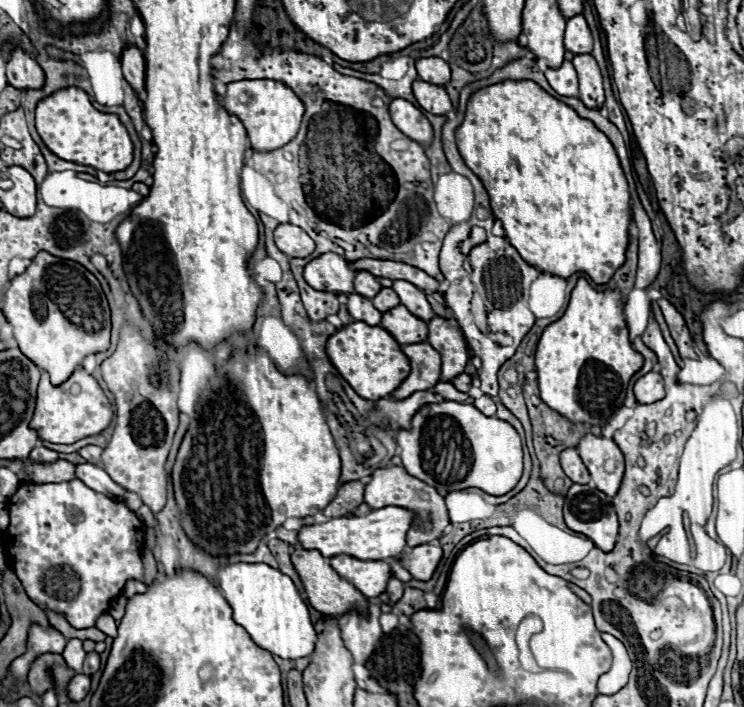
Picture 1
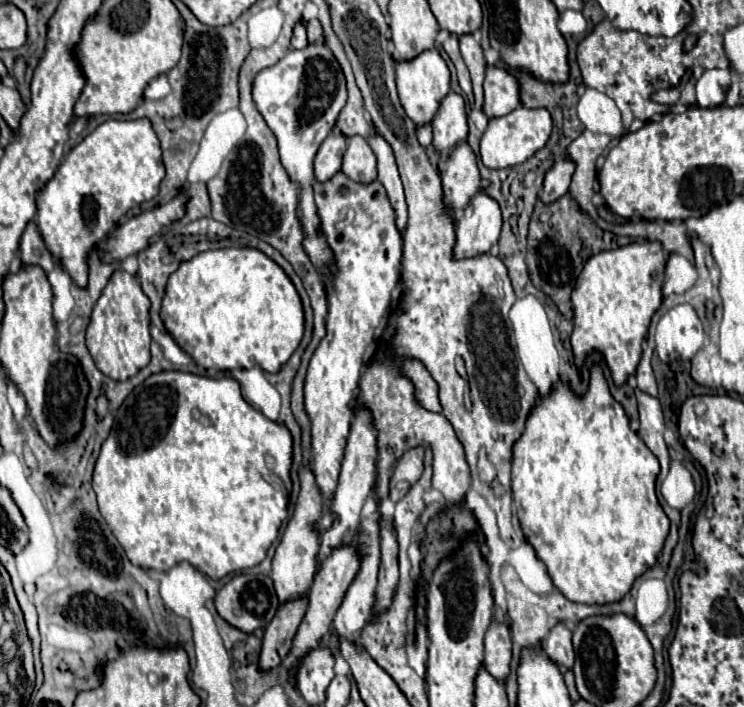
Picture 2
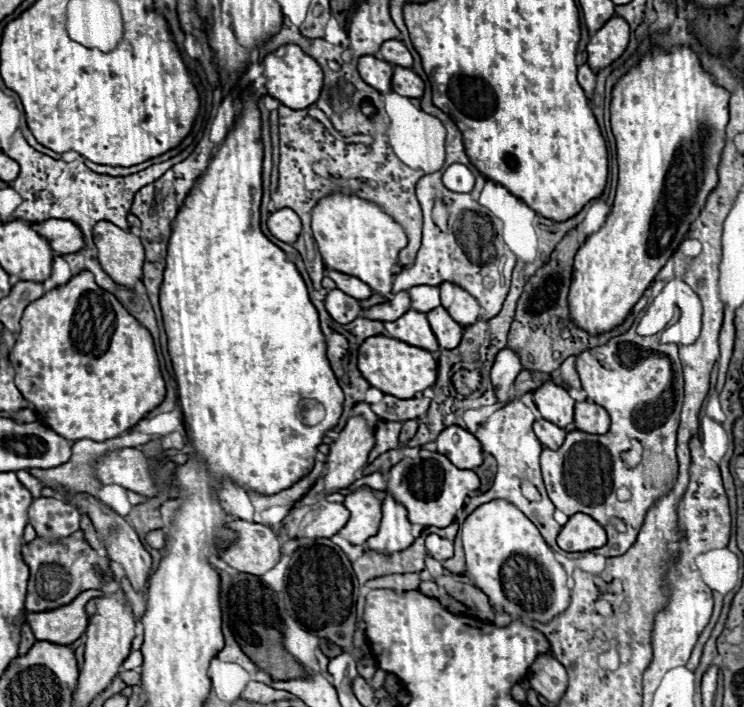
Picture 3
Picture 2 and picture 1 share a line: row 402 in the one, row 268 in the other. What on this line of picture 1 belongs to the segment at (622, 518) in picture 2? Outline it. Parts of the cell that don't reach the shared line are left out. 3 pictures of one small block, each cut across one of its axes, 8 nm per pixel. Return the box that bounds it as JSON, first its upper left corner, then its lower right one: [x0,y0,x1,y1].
[456,80,632,284]

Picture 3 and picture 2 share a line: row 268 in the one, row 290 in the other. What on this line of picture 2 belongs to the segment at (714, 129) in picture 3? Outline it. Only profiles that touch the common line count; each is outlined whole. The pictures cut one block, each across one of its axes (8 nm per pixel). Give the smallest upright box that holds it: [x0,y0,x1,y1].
[570,242,668,386]

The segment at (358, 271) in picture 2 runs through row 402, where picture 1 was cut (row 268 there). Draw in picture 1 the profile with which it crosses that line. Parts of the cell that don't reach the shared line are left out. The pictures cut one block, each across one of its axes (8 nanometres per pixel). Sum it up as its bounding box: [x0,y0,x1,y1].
[304,254,356,294]

